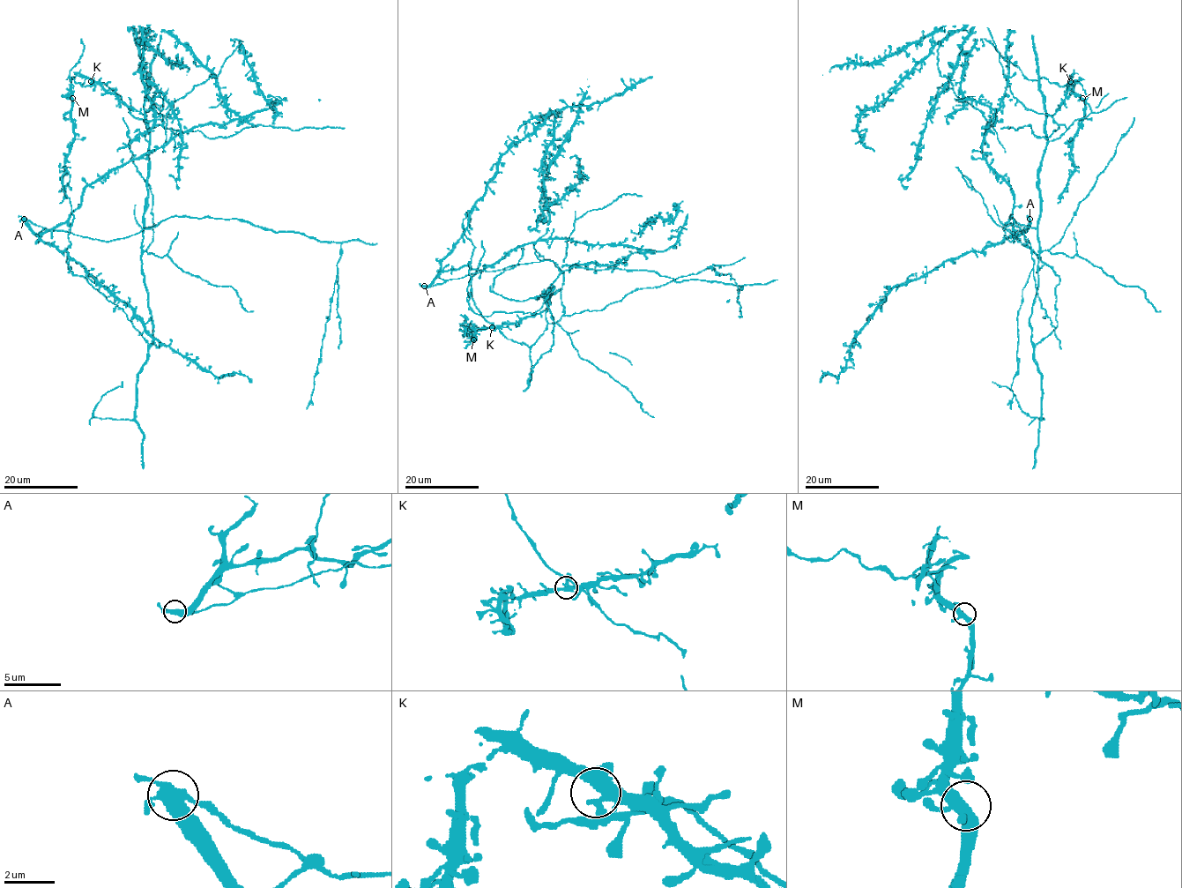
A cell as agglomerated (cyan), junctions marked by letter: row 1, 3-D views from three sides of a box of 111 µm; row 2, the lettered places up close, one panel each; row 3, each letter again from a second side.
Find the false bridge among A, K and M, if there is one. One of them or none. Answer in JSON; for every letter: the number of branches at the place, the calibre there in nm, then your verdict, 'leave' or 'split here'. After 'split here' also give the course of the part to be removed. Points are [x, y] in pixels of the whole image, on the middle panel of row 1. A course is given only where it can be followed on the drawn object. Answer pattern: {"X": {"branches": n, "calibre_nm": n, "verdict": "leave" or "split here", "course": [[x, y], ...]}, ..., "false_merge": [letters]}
{"A": {"branches": 4, "calibre_nm": 380, "verdict": "split here", "course": [[425, 287], [466, 227], [500, 158], [515, 143], [554, 110], [603, 102], [652, 76]]}, "K": {"branches": 4, "calibre_nm": 360, "verdict": "leave"}, "M": {"branches": 4, "calibre_nm": 360, "verdict": "leave"}, "false_merge": ["A"]}

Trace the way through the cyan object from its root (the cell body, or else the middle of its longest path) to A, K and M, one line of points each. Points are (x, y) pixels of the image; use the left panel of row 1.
A: (155, 227), (122, 238), (102, 241), (69, 232), (47, 230), (24, 219)
K: (155, 227), (159, 222), (144, 228), (148, 165), (145, 123), (135, 117), (122, 98), (106, 84), (91, 81)
M: (155, 227), (159, 222), (144, 228), (145, 123), (135, 117), (106, 84), (77, 73), (71, 80), (72, 98)

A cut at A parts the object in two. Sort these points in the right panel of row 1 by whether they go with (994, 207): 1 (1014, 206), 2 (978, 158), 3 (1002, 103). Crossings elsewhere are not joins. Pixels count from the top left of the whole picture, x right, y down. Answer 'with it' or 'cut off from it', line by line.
1: cut off from it
2: cut off from it
3: with it

